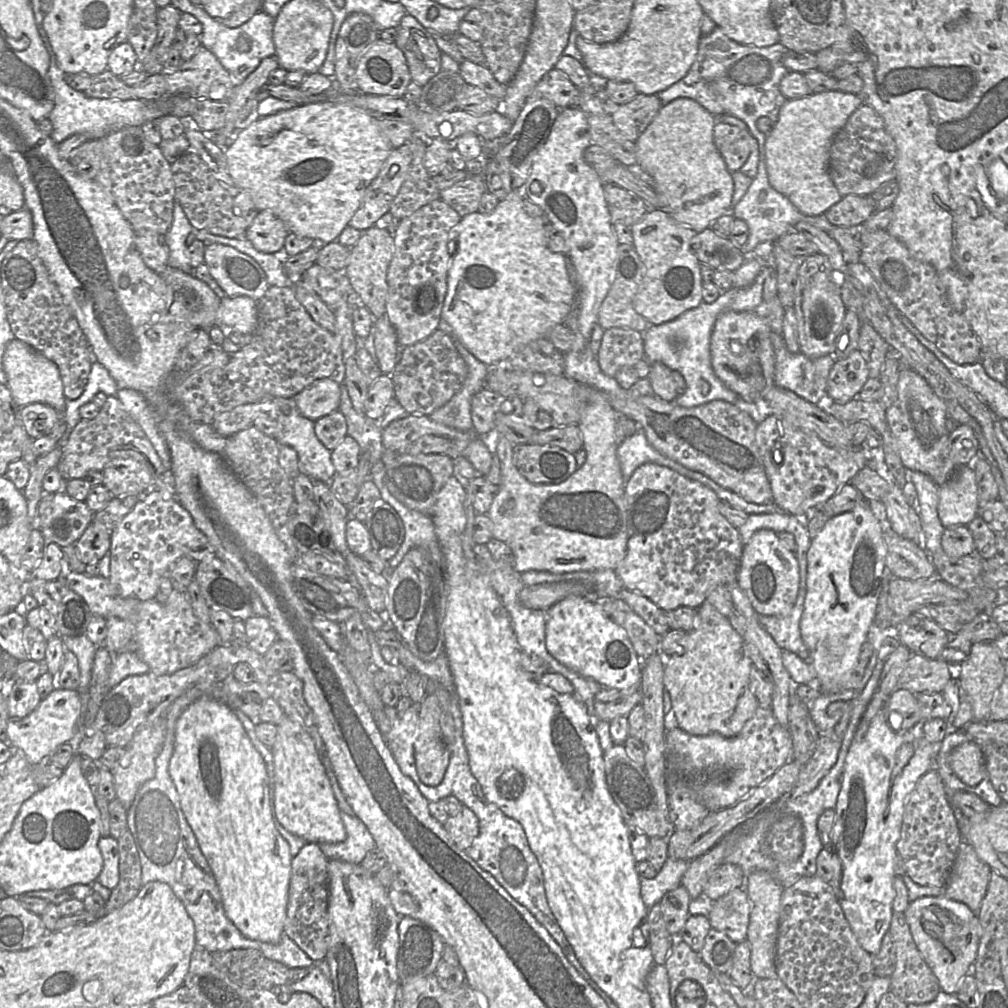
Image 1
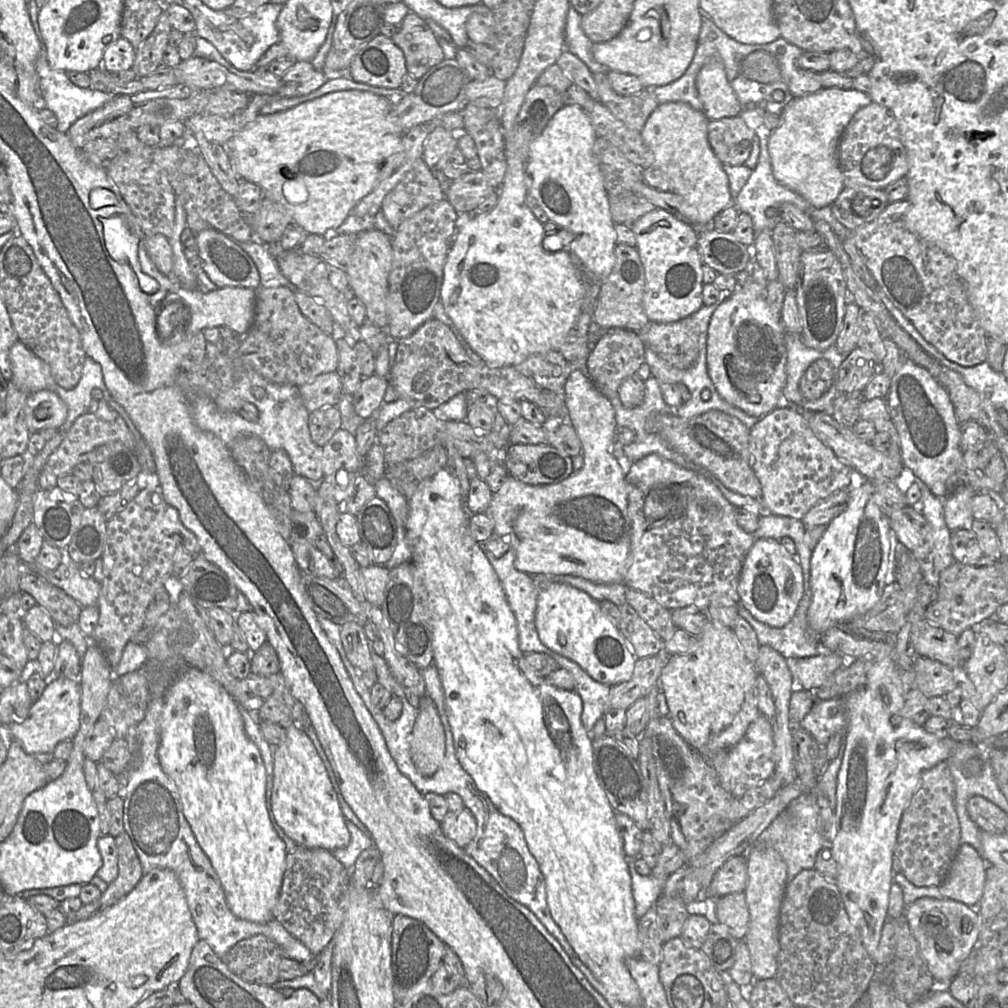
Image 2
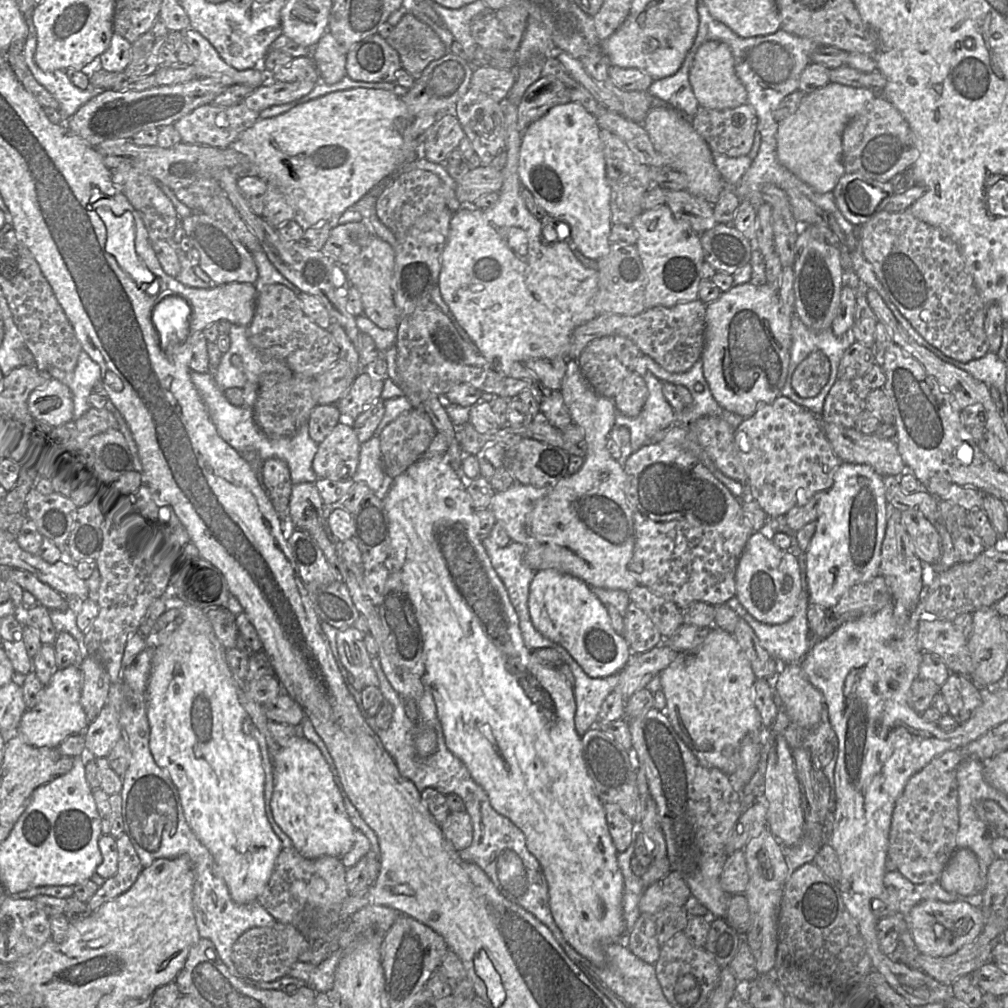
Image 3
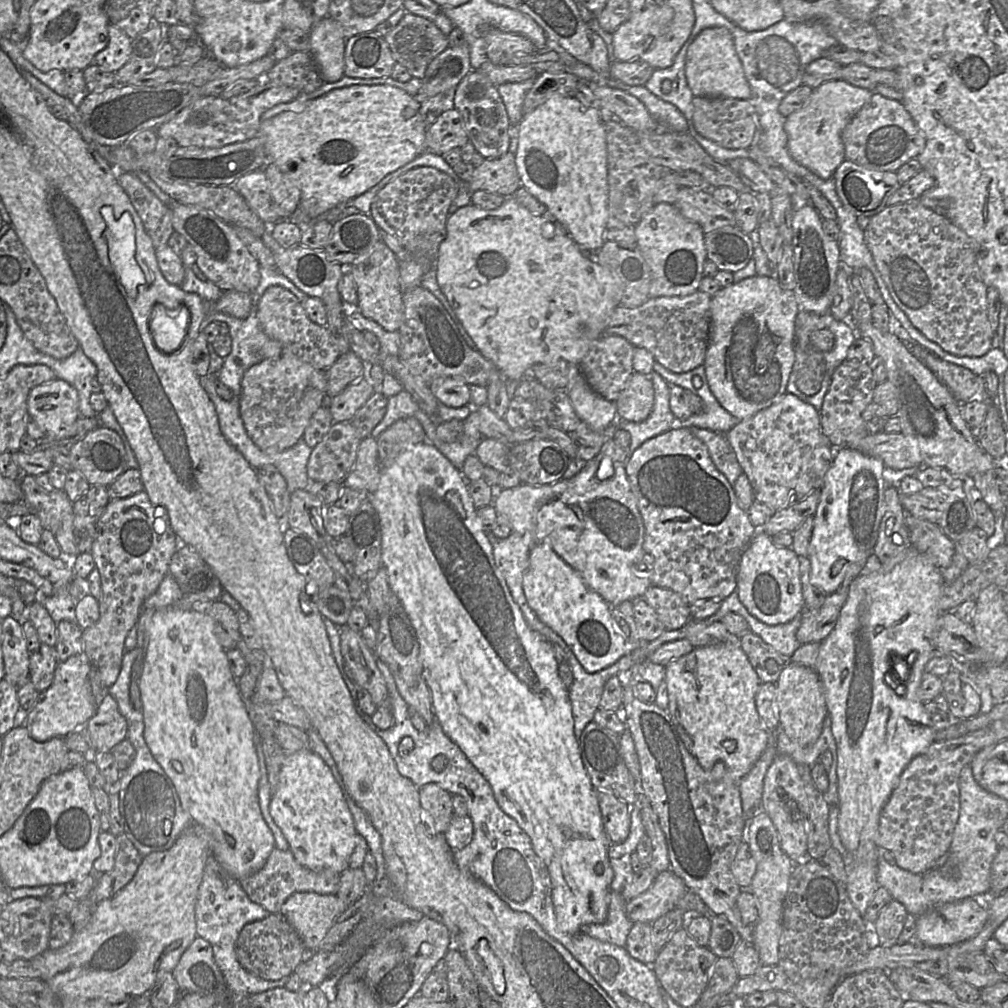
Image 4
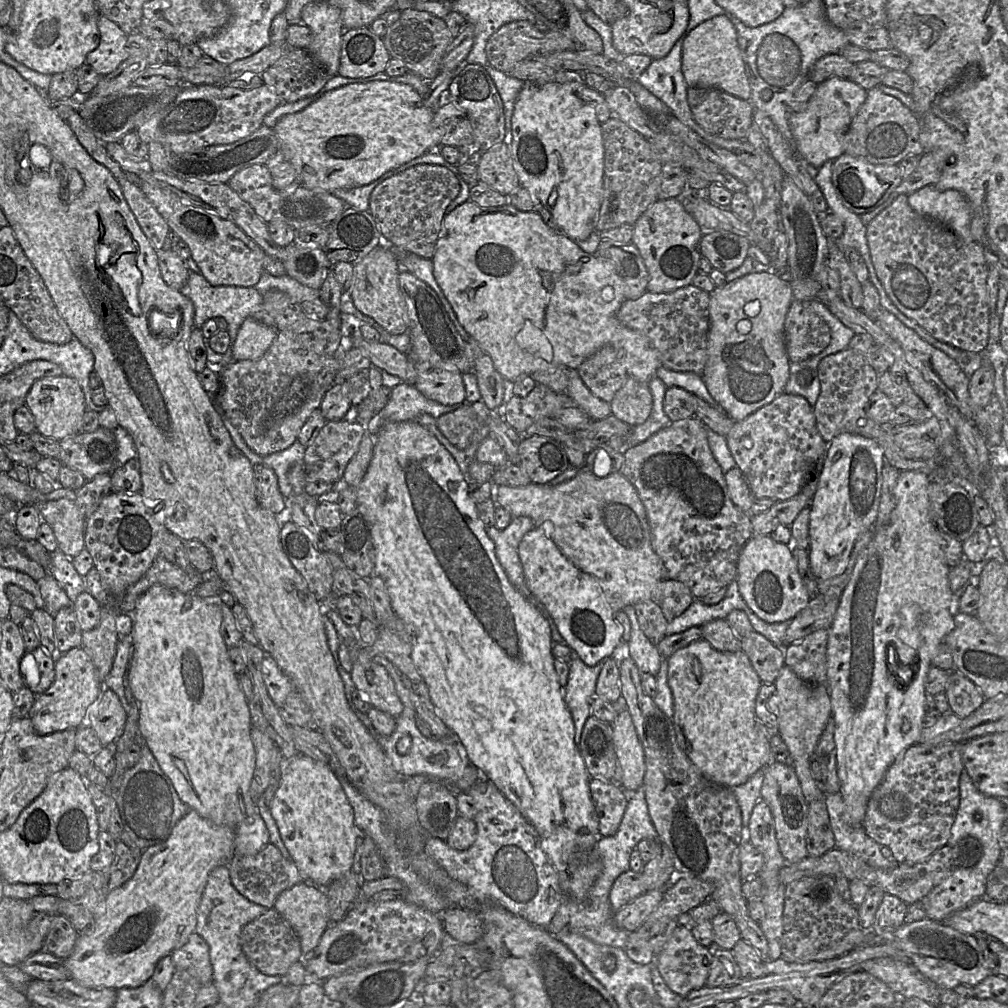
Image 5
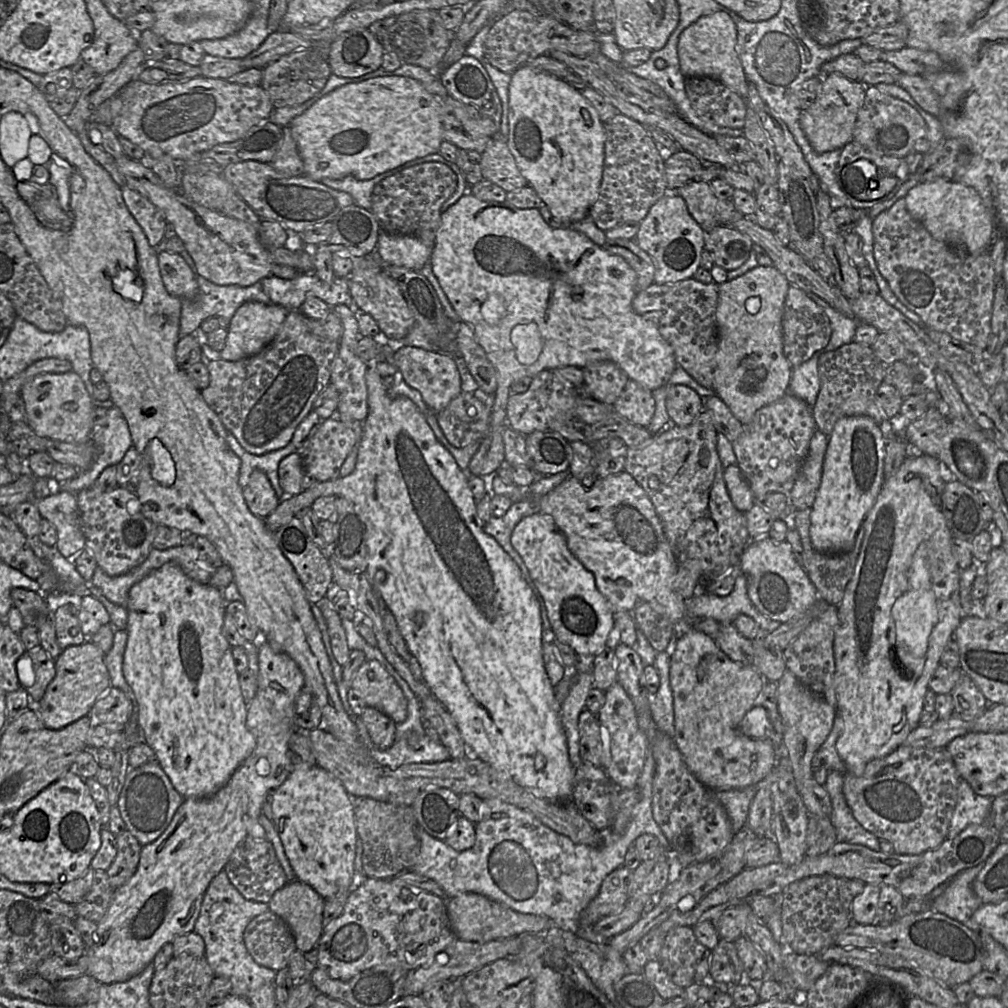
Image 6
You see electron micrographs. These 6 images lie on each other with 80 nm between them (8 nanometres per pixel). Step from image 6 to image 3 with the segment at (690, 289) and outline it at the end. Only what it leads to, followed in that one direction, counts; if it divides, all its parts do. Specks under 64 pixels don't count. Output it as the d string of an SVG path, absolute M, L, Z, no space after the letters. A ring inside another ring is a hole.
M698 298L672 307L655 306L635 316L614 313L597 315L573 330L567 359L577 360L585 347L594 339L608 335L621 335L632 340L642 354L650 356L666 371L684 373L692 368L702 355L706 305Z

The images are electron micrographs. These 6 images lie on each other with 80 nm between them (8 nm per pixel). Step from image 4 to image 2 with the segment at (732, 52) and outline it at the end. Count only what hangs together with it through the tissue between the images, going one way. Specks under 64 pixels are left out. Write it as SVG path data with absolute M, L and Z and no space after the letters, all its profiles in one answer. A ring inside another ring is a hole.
M711 58L702 67L696 78L696 87L709 120L739 115L741 106L721 59Z

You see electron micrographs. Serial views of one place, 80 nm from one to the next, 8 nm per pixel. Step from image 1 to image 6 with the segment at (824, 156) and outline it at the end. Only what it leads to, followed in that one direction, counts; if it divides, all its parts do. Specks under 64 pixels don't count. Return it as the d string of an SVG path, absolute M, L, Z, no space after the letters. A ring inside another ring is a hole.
M831 73L822 77L822 89L814 103L803 110L800 126L812 149L819 154L842 149L853 141L857 114L865 100L866 86L841 74Z

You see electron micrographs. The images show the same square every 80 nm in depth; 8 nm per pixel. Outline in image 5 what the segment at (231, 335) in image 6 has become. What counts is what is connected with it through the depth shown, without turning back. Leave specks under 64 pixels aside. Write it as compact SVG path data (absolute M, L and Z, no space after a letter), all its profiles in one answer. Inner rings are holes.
M246 318L231 344L232 361L259 359L272 345L277 333L274 327Z

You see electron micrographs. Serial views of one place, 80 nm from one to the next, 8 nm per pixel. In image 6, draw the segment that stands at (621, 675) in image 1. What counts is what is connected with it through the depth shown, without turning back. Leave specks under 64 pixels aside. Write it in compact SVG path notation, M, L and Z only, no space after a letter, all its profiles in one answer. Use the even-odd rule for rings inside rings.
M541 512L524 517L515 526L510 540L543 599L555 639L572 648L577 656L599 654L614 626L613 612L608 601L596 589L593 574L569 551L554 519Z

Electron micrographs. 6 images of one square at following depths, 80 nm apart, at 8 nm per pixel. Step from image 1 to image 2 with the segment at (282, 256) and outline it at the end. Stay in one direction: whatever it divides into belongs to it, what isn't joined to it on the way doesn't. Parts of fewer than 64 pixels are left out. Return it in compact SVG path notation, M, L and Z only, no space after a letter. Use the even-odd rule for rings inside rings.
M259 241L236 242L252 258L260 275L260 288L287 287L293 293L298 288L280 271L276 258Z

